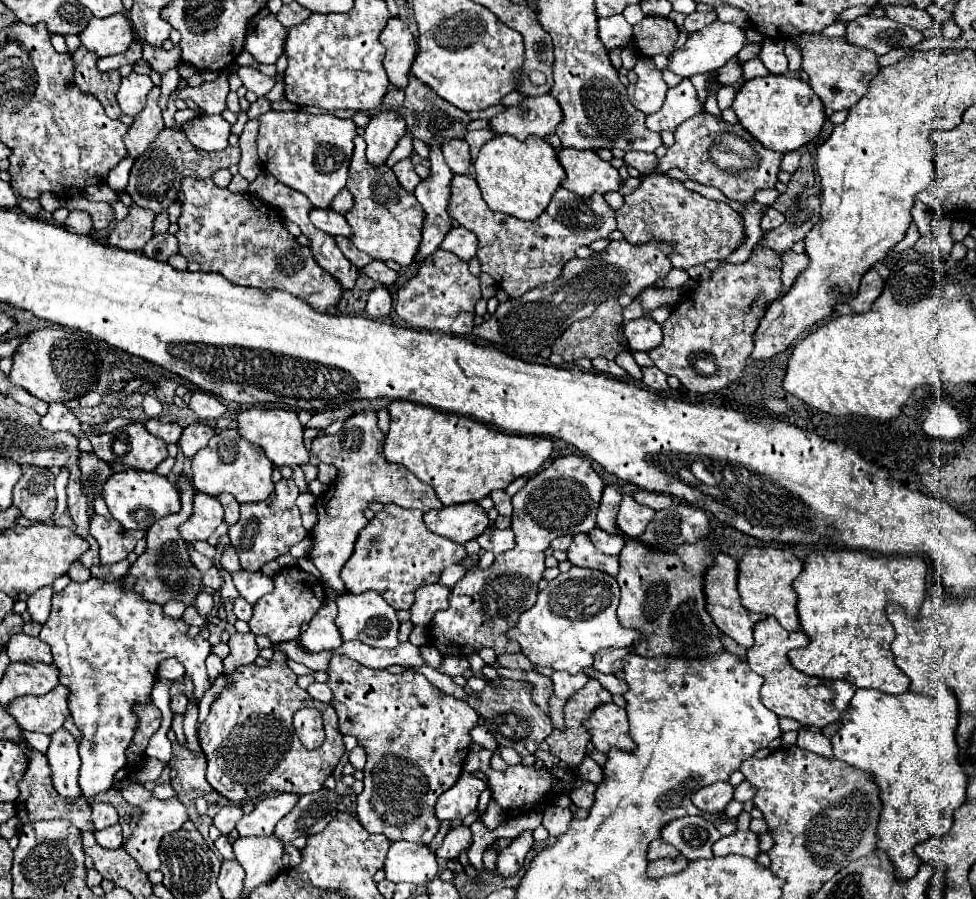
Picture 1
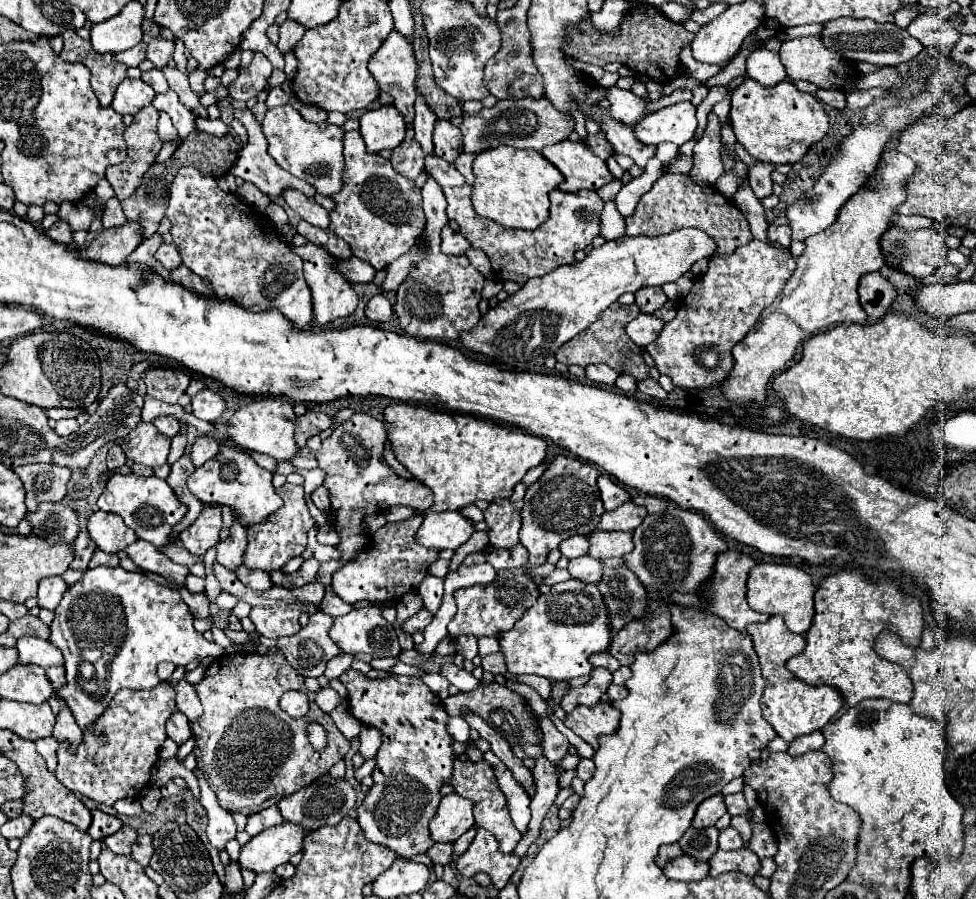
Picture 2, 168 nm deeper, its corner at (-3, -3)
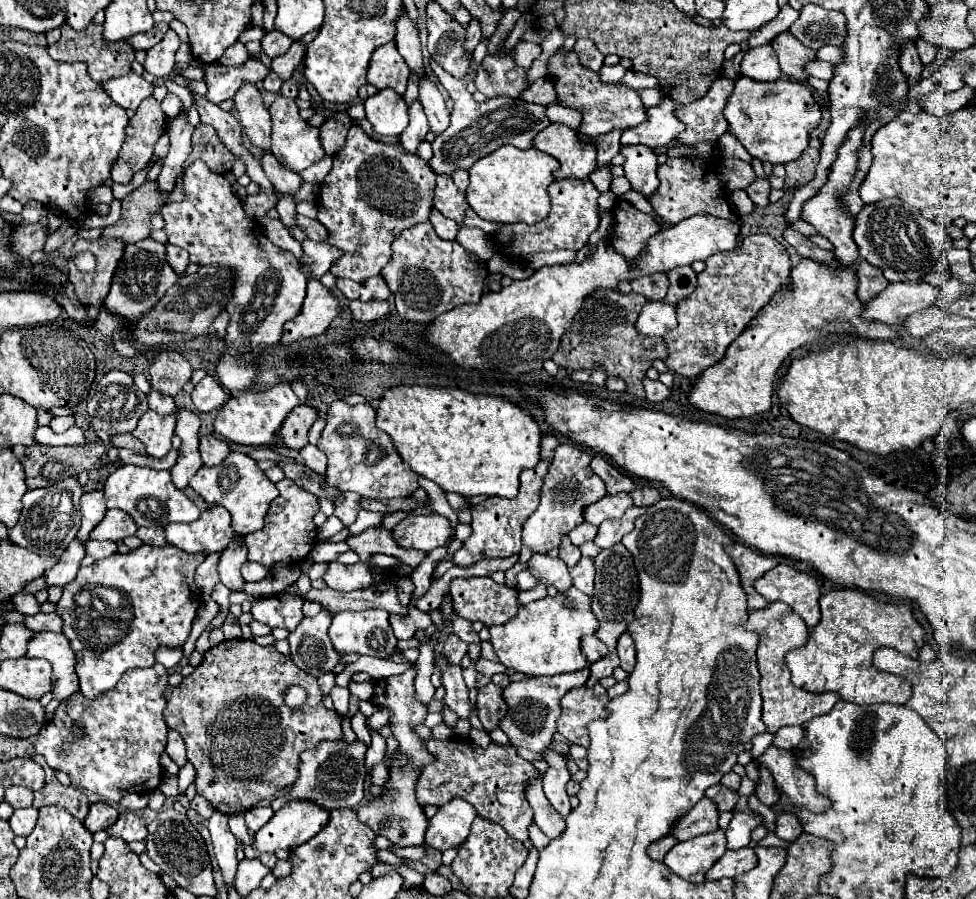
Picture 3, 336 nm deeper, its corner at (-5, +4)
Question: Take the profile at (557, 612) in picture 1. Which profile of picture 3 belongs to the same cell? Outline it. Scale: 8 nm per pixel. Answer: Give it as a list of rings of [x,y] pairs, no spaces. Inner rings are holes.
[[[576,590],[558,592],[556,596],[546,596],[542,600],[520,606],[518,614],[500,626],[490,628],[492,646],[498,660],[506,668],[524,672],[530,676],[554,676],[564,672],[576,672],[588,666],[588,658],[582,654],[582,636],[596,634],[598,620],[590,608],[592,596]]]

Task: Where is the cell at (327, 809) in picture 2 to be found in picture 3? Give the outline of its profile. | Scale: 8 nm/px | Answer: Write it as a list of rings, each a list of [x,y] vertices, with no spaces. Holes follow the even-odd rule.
[[[344,740],[322,742],[320,746],[316,746],[316,750],[306,750],[300,756],[302,758],[300,776],[298,776],[296,784],[292,786],[292,790],[288,794],[272,800],[270,806],[274,810],[280,810],[292,800],[308,800],[308,802],[322,806],[324,810],[356,808],[364,796],[362,794],[362,784],[364,784],[364,776],[366,776],[364,754],[366,754],[366,746],[360,740],[356,740],[354,744],[346,744]]]

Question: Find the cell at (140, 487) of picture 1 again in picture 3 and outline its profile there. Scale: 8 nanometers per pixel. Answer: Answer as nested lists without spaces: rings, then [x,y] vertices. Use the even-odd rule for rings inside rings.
[[[120,466],[104,482],[104,500],[108,508],[120,508],[128,512],[134,518],[136,526],[146,528],[152,526],[166,528],[172,522],[194,522],[200,518],[200,508],[172,484],[168,470]]]

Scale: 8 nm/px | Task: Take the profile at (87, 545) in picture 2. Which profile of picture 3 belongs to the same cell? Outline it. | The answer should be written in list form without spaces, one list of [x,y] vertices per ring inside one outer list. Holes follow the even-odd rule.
[[[94,490],[94,492],[86,492],[80,498],[80,512],[82,512],[82,526],[76,534],[76,540],[80,540],[82,544],[88,542],[88,534],[90,530],[96,526],[96,522],[100,522],[100,518],[104,518],[106,514],[106,506],[104,506],[104,496],[102,492]]]

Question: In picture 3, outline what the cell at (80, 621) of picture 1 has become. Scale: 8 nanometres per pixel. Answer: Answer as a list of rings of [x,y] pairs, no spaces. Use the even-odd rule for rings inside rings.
[[[142,544],[138,550],[132,550],[128,554],[112,554],[88,568],[80,568],[76,580],[64,586],[64,594],[56,604],[56,614],[62,618],[62,634],[70,640],[70,646],[76,654],[76,674],[80,678],[80,692],[84,694],[84,698],[100,698],[104,692],[112,690],[120,676],[130,668],[152,668],[156,664],[154,652],[160,646],[184,646],[192,630],[192,620],[200,606],[200,592],[198,588],[194,588],[194,570],[202,560],[204,554],[188,554],[184,550],[178,550],[176,546],[156,548]],[[102,598],[126,600],[122,608],[110,608]]]

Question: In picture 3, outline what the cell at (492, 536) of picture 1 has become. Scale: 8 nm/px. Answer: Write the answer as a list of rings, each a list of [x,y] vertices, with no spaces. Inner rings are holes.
[[[532,554],[528,560],[528,570],[546,586],[554,586],[558,592],[566,592],[572,584],[568,568],[560,558],[552,558],[548,554]]]

